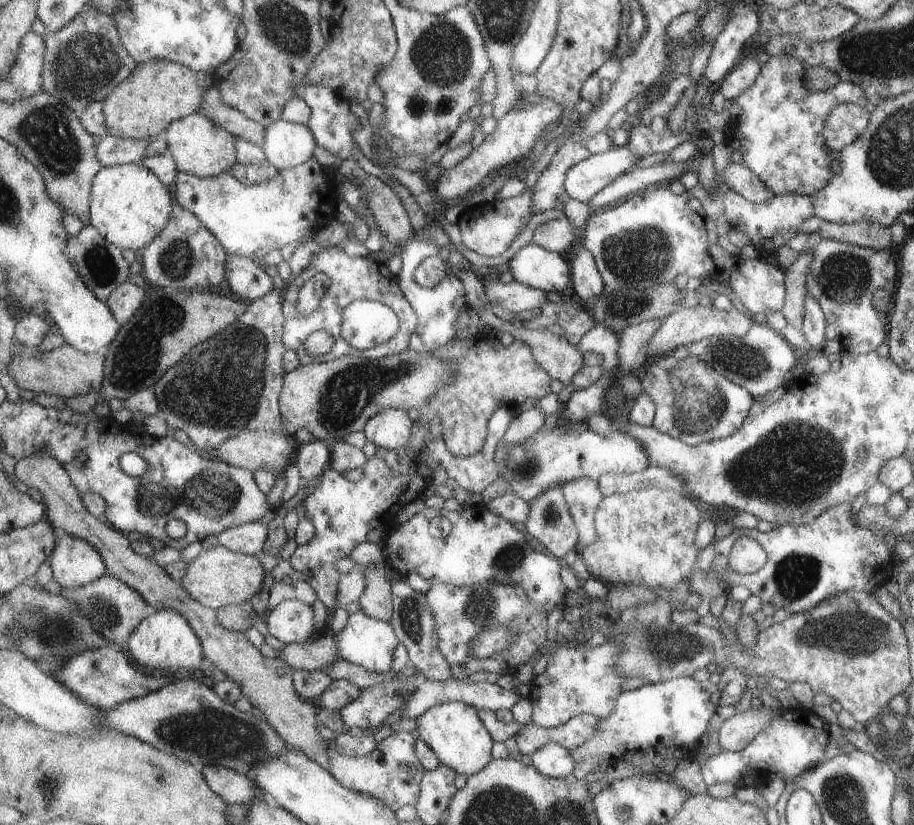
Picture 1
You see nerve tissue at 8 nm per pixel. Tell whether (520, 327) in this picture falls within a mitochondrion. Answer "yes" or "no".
no

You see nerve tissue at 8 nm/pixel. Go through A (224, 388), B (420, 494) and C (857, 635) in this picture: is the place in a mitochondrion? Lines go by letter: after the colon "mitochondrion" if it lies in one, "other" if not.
A: mitochondrion
B: other
C: mitochondrion

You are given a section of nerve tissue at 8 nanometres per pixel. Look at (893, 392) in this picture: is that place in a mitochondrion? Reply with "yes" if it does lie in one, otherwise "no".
no

